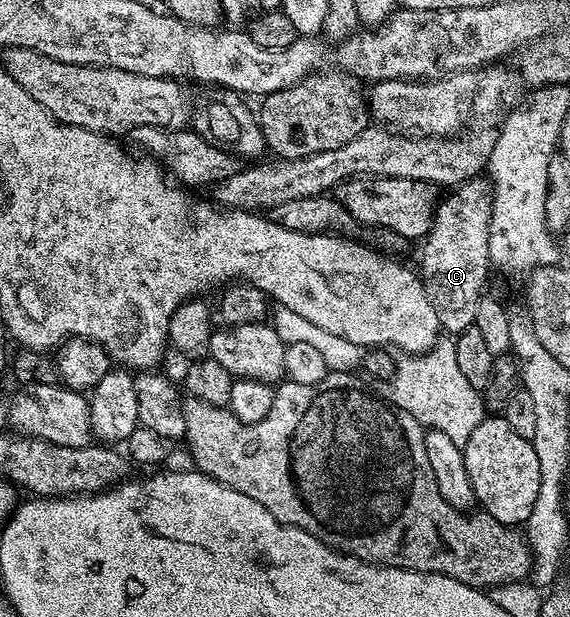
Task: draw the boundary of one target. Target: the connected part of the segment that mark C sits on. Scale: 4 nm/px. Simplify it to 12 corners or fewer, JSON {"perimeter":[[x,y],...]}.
{"perimeter":[[493,189],[440,200],[421,283],[442,328],[475,324],[489,279]]}

